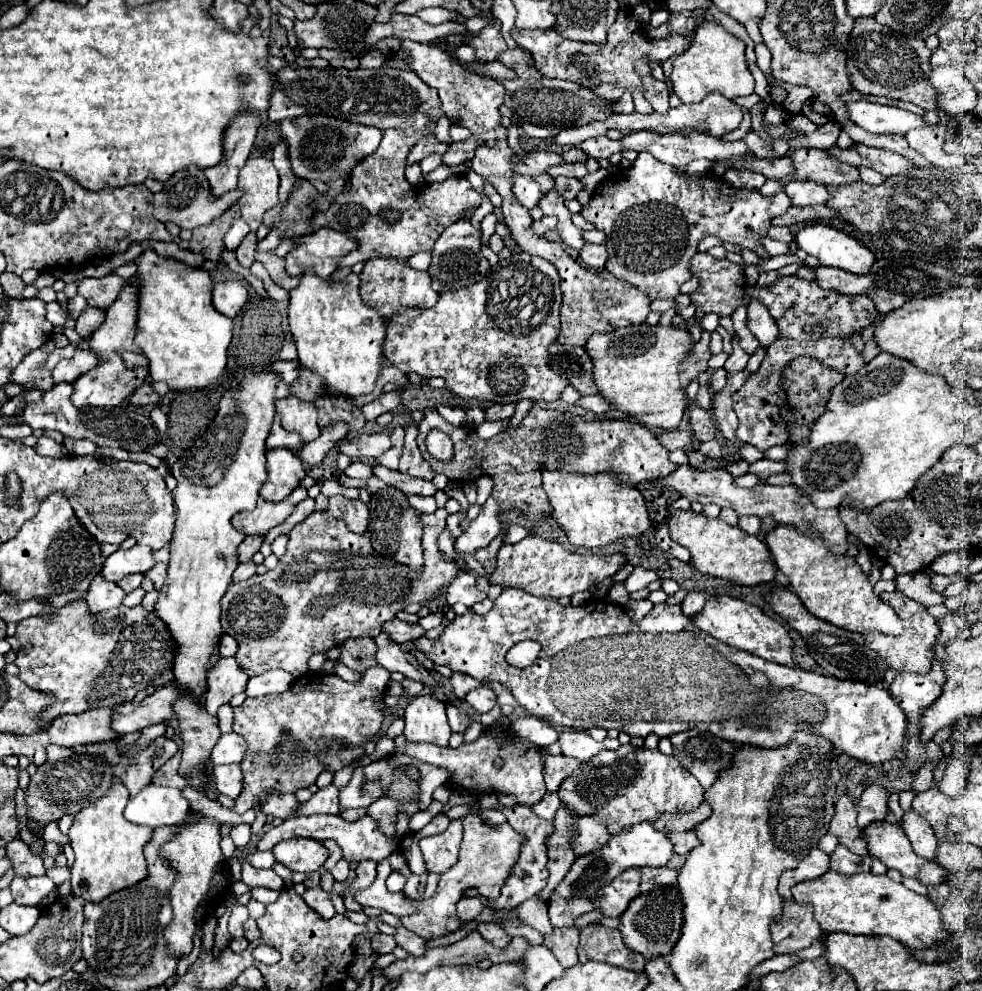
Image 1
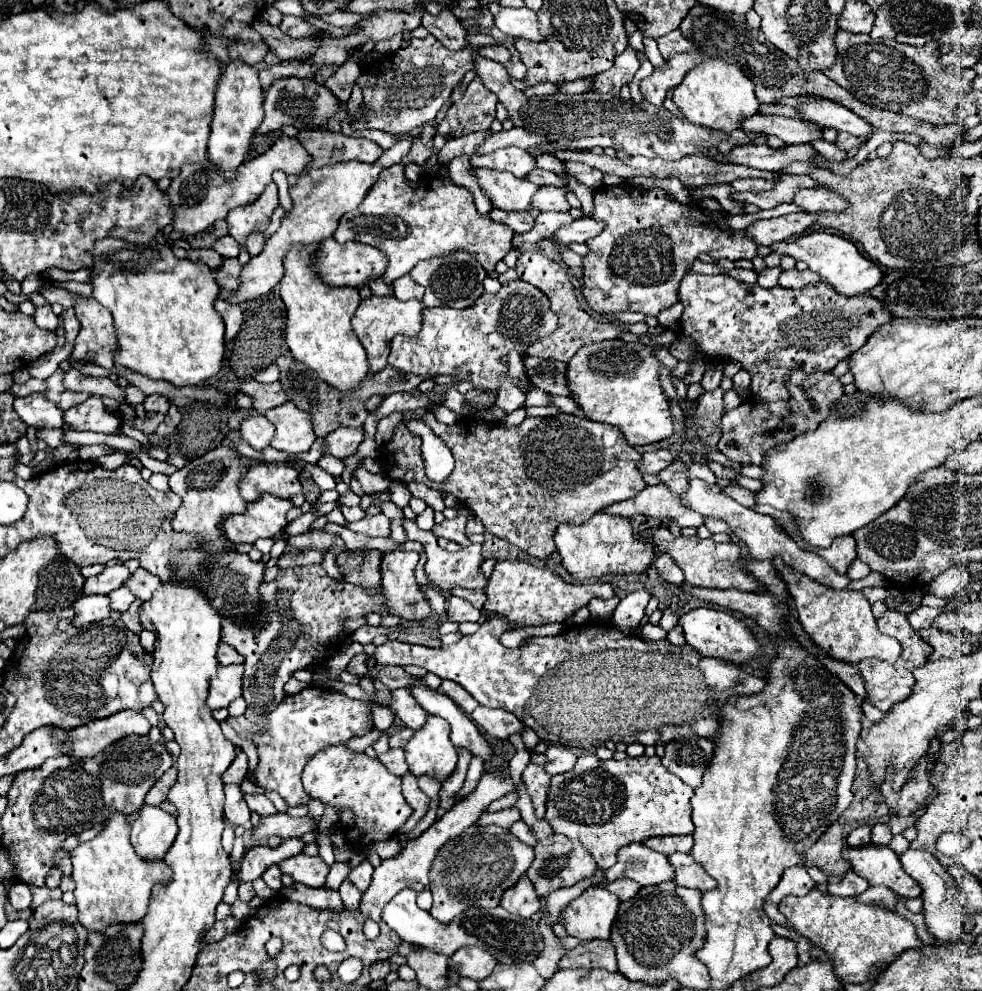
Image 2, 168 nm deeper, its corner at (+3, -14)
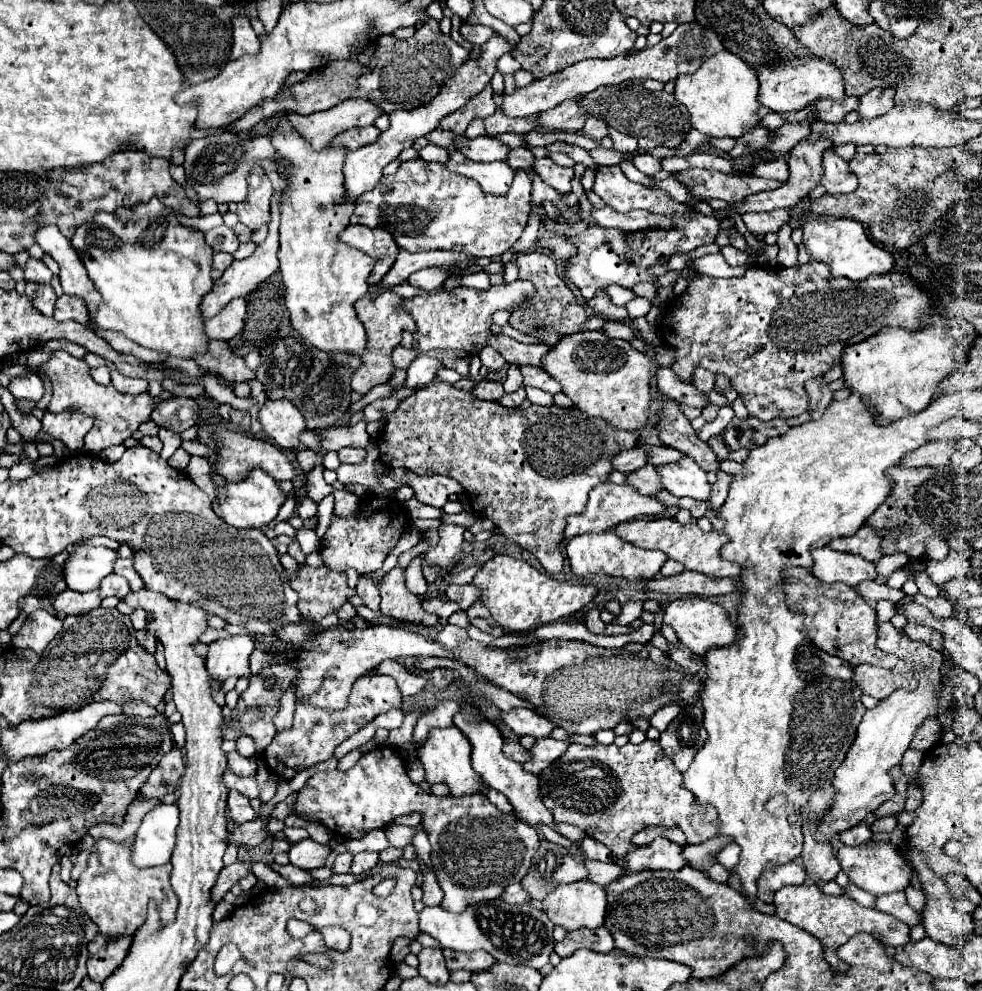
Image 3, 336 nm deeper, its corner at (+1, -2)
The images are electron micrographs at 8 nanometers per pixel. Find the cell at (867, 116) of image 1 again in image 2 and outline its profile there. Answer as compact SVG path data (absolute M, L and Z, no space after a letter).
M803 96L805 98L805 104L801 104L797 108L797 112L805 118L805 120L811 120L811 122L817 122L825 128L835 128L835 130L845 130L849 134L855 134L855 136L869 136L873 134L873 126L867 124L867 120L859 118L855 112L851 112L849 108L833 102L833 100L827 100L827 98L821 98L821 96Z

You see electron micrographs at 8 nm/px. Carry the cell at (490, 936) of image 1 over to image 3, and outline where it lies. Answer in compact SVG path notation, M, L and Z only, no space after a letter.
M443 950L445 960L447 960L447 968L453 970L469 970L469 972L481 972L491 968L491 964L495 962L495 958L489 952L483 950L475 950L475 952L457 952L457 950Z

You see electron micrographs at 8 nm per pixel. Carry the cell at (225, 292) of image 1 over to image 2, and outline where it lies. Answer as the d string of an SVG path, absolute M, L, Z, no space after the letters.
M217 300L215 302L215 310L223 316L227 332L225 332L225 342L231 342L235 338L235 334L239 332L241 324L243 324L243 312L237 304L227 304L225 300Z

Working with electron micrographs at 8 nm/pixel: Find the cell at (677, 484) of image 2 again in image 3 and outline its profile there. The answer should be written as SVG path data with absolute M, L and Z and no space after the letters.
M645 464L643 468L631 472L627 484L637 488L637 492L649 494L649 496L655 496L657 492L663 490L663 486L659 486L659 472L653 464Z

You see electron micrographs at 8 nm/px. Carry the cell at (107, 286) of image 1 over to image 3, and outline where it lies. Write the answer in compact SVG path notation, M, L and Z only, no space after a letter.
M29 258L27 266L25 266L25 280L37 282L37 284L49 284L53 280L53 272L41 260Z

